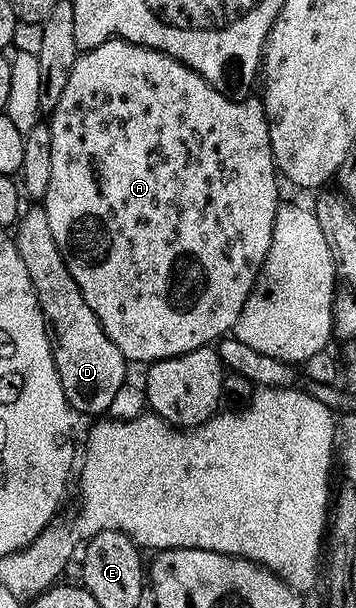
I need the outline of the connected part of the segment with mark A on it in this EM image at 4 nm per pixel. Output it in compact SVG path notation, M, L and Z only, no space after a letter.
M120 40L104 42L99 48L82 53L71 72L71 80L67 80L63 100L59 100L57 110L51 116L51 188L47 188L43 209L47 212L47 220L51 220L55 244L59 244L59 252L75 284L79 284L91 312L95 312L109 339L130 364L166 362L168 358L178 358L217 344L228 330L230 333L236 327L251 292L257 287L257 279L273 243L277 207L282 205L283 198L277 187L279 171L273 160L269 118L265 115L264 105L253 101L234 102L215 87L208 86L182 62L160 54L158 50L132 46Z

